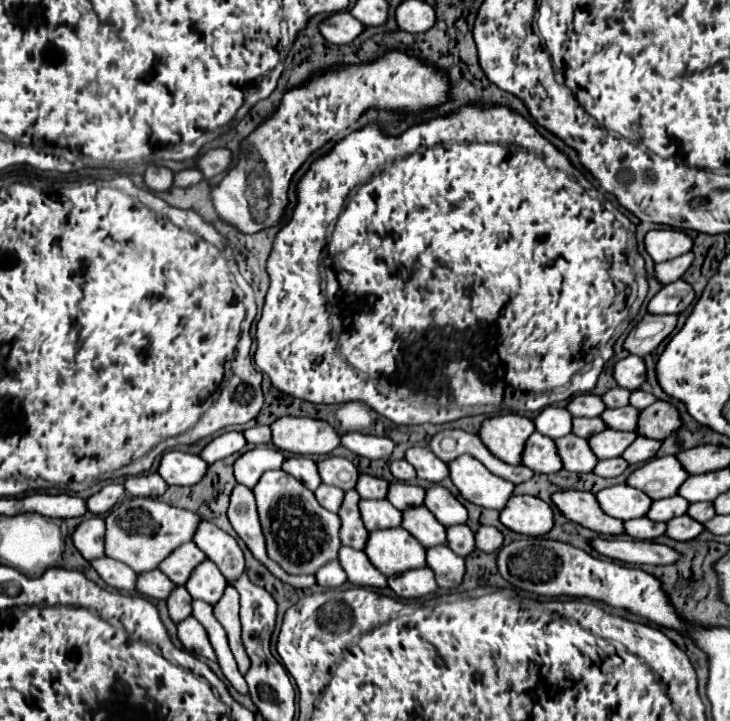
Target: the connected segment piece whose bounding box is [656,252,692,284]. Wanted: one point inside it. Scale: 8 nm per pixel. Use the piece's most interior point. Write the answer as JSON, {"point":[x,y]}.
{"point":[667,272]}

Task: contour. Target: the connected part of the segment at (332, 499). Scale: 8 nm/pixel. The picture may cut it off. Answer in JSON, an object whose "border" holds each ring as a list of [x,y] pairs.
{"border":[[[322,484],[314,494],[316,494],[318,502],[320,502],[324,508],[332,510],[332,512],[338,512],[340,506],[342,506],[342,500],[344,500],[344,492],[342,492],[340,488],[336,488],[336,486],[326,486],[326,484]]]}

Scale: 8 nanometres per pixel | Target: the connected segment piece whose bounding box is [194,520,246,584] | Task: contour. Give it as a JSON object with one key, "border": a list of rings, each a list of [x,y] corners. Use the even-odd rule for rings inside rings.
{"border":[[[202,522],[194,534],[194,544],[204,550],[204,554],[216,562],[220,572],[226,576],[226,580],[232,584],[240,574],[244,574],[246,564],[244,564],[244,554],[238,546],[238,542],[214,526],[212,522]]]}

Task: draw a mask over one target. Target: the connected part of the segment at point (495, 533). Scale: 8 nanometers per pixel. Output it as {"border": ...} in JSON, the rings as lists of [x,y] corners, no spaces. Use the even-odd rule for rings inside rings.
{"border":[[[480,526],[476,532],[476,548],[482,552],[498,552],[504,544],[504,534],[494,526]]]}

